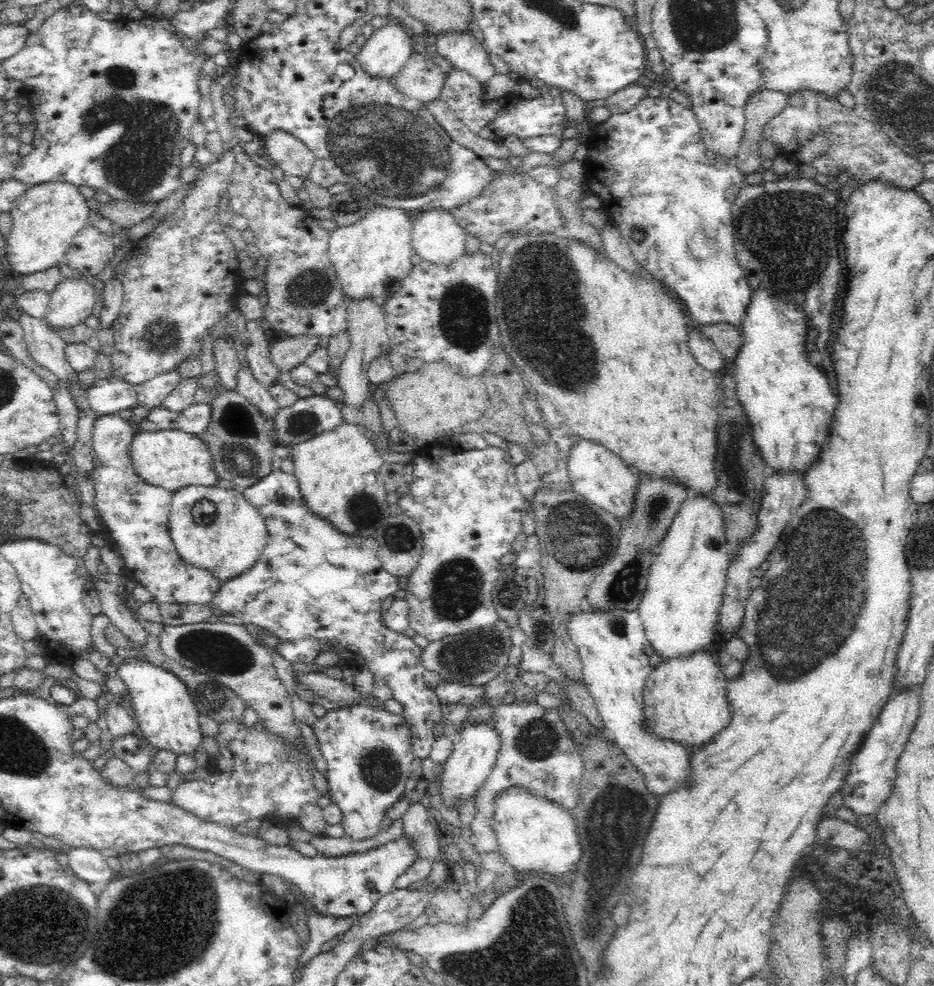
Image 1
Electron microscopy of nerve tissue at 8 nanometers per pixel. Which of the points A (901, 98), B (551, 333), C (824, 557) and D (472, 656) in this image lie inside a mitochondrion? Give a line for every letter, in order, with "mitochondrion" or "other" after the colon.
A: mitochondrion
B: mitochondrion
C: mitochondrion
D: mitochondrion

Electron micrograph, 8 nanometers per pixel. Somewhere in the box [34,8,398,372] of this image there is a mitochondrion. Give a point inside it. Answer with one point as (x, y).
(145, 130)

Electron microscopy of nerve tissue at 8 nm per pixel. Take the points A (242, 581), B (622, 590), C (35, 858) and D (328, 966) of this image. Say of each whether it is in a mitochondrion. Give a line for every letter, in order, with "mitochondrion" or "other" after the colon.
A: other
B: mitochondrion
C: other
D: other

